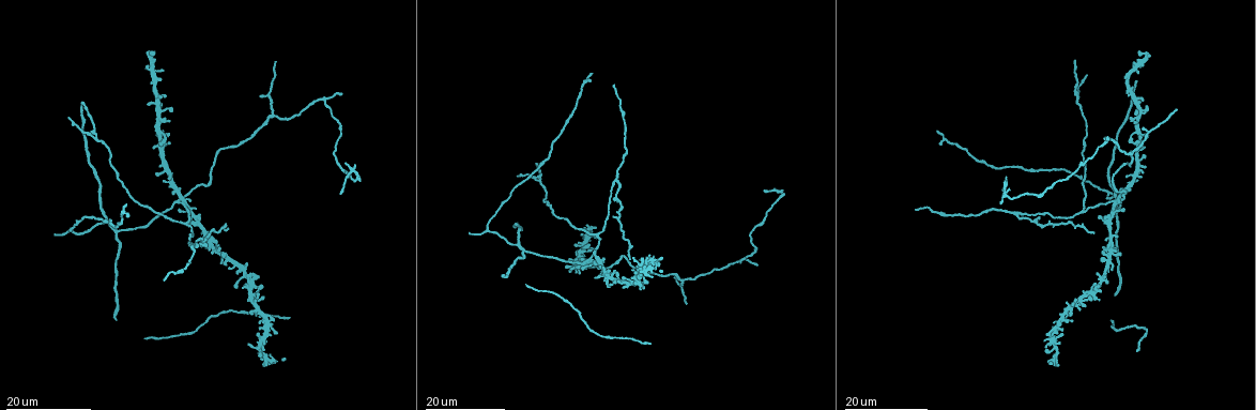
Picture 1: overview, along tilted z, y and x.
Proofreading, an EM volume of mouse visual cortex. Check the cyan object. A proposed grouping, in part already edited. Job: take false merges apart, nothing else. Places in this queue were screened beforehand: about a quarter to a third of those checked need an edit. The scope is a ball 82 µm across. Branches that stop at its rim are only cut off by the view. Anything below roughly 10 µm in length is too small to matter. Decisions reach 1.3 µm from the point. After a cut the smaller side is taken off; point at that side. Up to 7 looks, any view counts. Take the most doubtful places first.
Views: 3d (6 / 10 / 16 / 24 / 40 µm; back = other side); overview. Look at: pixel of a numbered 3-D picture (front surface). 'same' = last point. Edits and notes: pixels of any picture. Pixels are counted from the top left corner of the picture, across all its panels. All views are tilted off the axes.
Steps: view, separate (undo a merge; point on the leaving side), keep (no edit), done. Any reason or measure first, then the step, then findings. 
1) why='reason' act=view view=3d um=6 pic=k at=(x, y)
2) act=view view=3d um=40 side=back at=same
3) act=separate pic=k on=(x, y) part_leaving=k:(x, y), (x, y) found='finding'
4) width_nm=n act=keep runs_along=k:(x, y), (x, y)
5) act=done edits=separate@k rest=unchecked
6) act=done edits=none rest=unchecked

why='three-way junction' act=view view=3d um=16 pic=1 at=(684, 282)

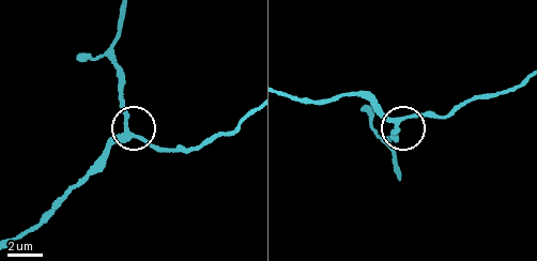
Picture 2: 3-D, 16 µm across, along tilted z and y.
act=view view=3d um=6 pic=2 at=(128, 131)

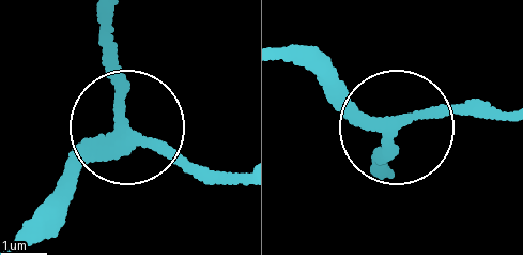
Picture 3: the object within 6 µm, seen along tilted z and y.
arms=3 act=keep runs_along=3:(16, 240), (123, 132), (103, 18) found='one cell here'

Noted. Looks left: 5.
why='arms part here' act=view view=3d um=16 pic=1 at=(114, 234)

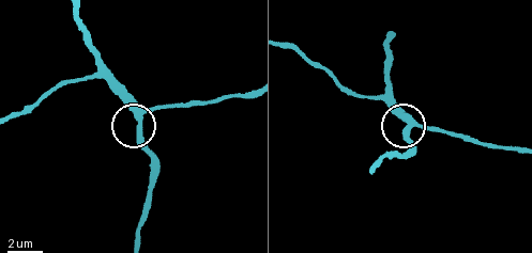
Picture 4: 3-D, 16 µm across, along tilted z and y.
act=view view=3d um=6 pic=4 at=(139, 121)

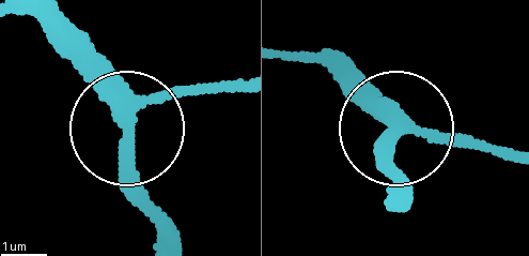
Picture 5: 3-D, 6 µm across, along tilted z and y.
width_nm=280 act=keep runs_along=5:(237, 78), (167, 93), (131, 126), (52, 45) found='one cell here'

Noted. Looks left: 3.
why='three-way junction' act=view view=3d um=24 pic=1 at=(1148, 132)

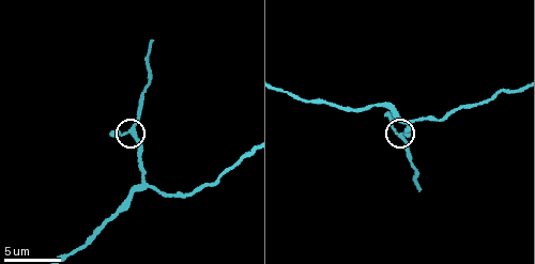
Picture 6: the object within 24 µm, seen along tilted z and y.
act=view view=3d um=10 pic=6 at=(132, 131)

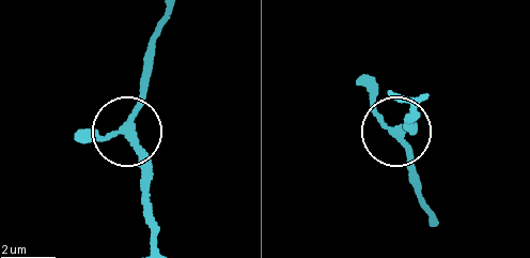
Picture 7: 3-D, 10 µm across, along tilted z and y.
width_nm=200 act=keep runs_along=7:(151, 247), (154, 223), (129, 130), (150, 58) found='all the same cell'

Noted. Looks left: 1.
act=done edits=none rest=unchecked

